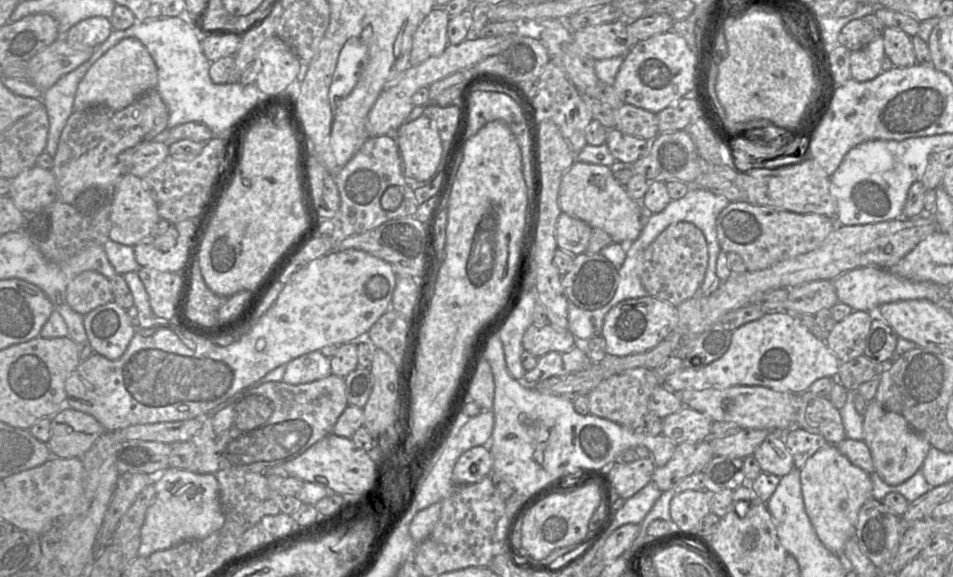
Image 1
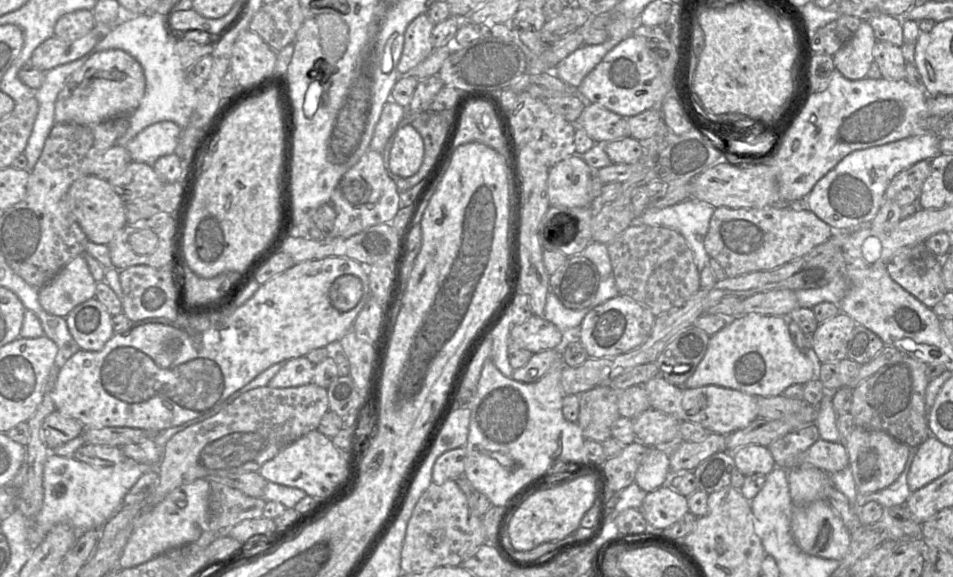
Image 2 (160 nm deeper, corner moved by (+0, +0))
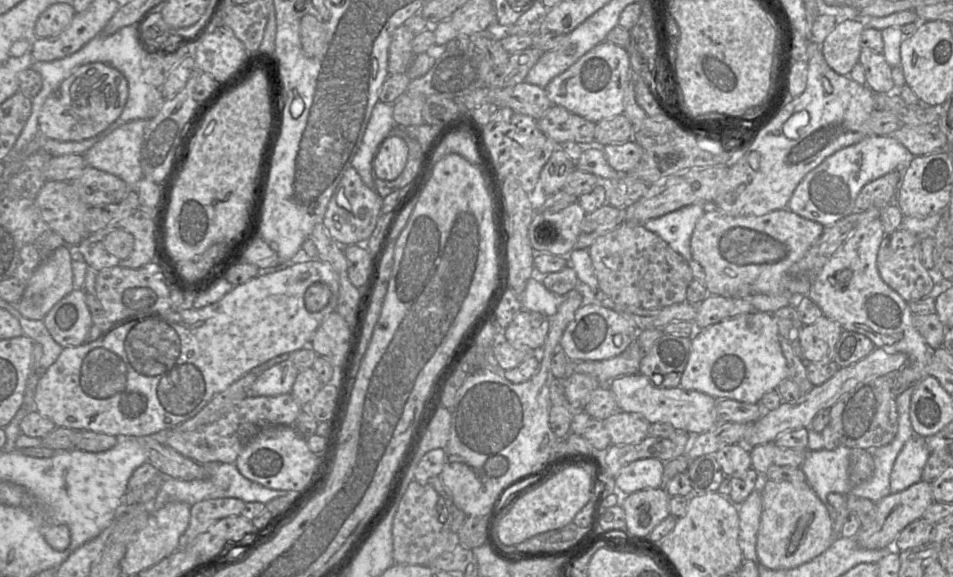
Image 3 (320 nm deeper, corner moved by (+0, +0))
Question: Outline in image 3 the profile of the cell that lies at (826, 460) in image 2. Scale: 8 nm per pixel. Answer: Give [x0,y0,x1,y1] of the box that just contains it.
[748,442,806,474]

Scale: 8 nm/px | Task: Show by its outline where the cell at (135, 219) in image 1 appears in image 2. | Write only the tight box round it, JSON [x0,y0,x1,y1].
[67,175,127,245]

